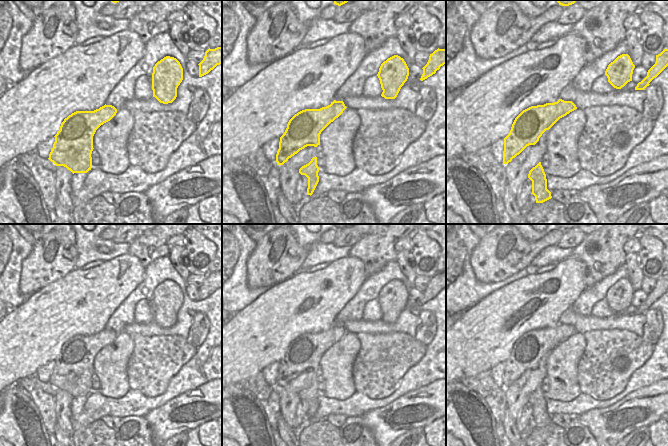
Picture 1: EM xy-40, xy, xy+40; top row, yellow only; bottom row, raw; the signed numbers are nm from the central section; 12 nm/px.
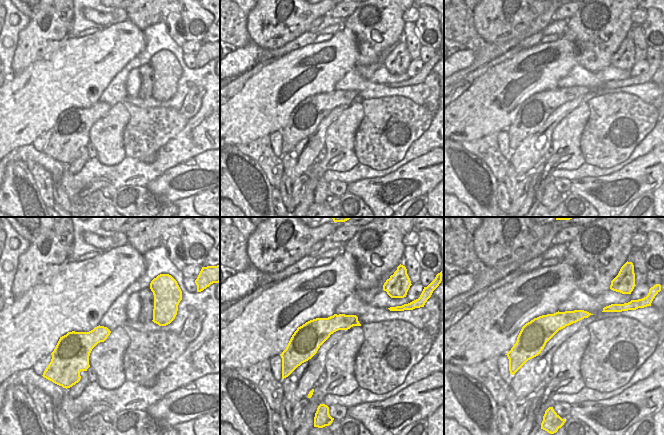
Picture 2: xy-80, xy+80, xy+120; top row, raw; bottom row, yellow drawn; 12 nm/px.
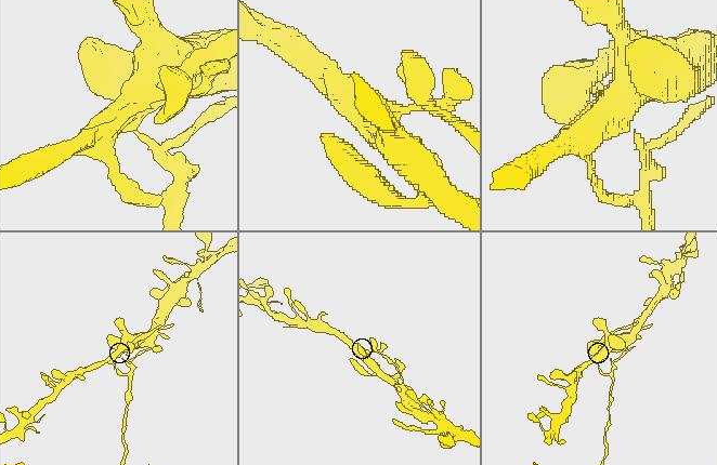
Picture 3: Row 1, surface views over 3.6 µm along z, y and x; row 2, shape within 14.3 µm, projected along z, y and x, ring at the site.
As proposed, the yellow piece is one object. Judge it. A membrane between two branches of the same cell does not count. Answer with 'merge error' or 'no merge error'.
merge error

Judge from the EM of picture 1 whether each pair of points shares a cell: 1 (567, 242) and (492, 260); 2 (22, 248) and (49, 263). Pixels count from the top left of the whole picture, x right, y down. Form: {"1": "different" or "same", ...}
{"1": "same", "2": "different"}

